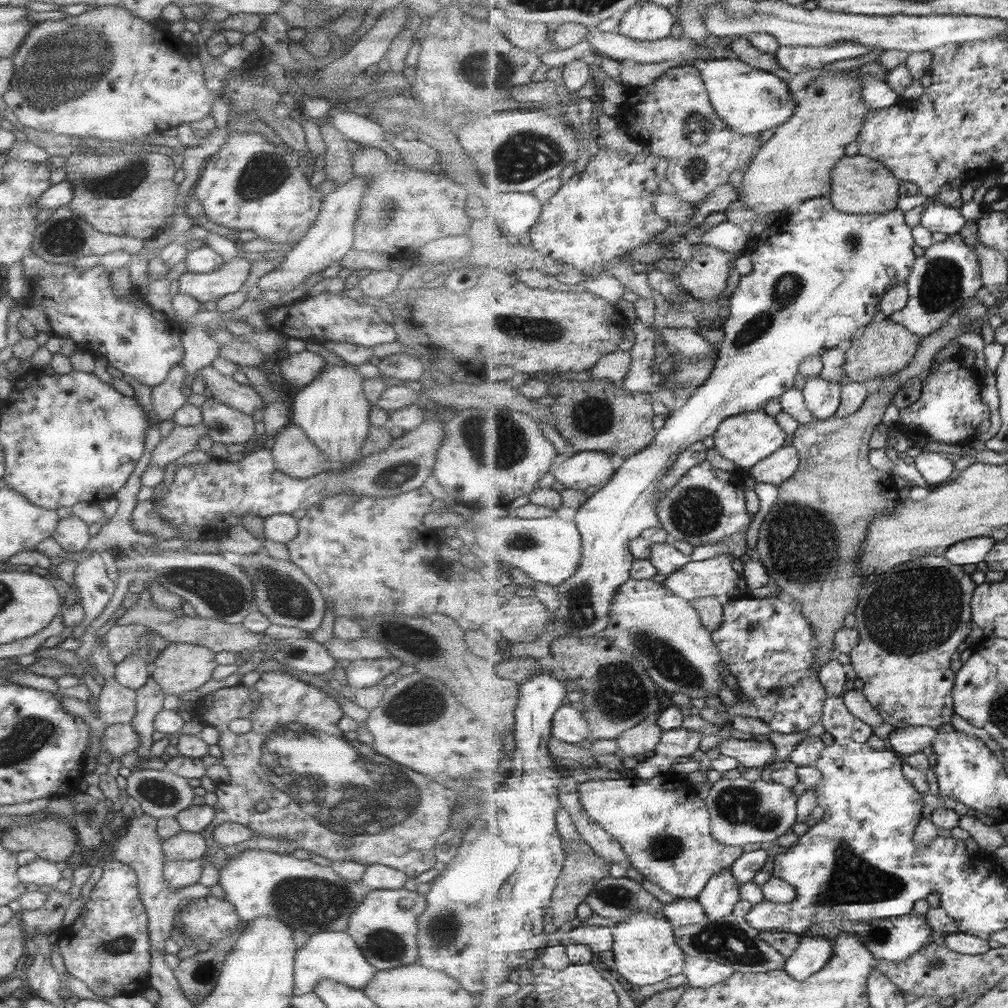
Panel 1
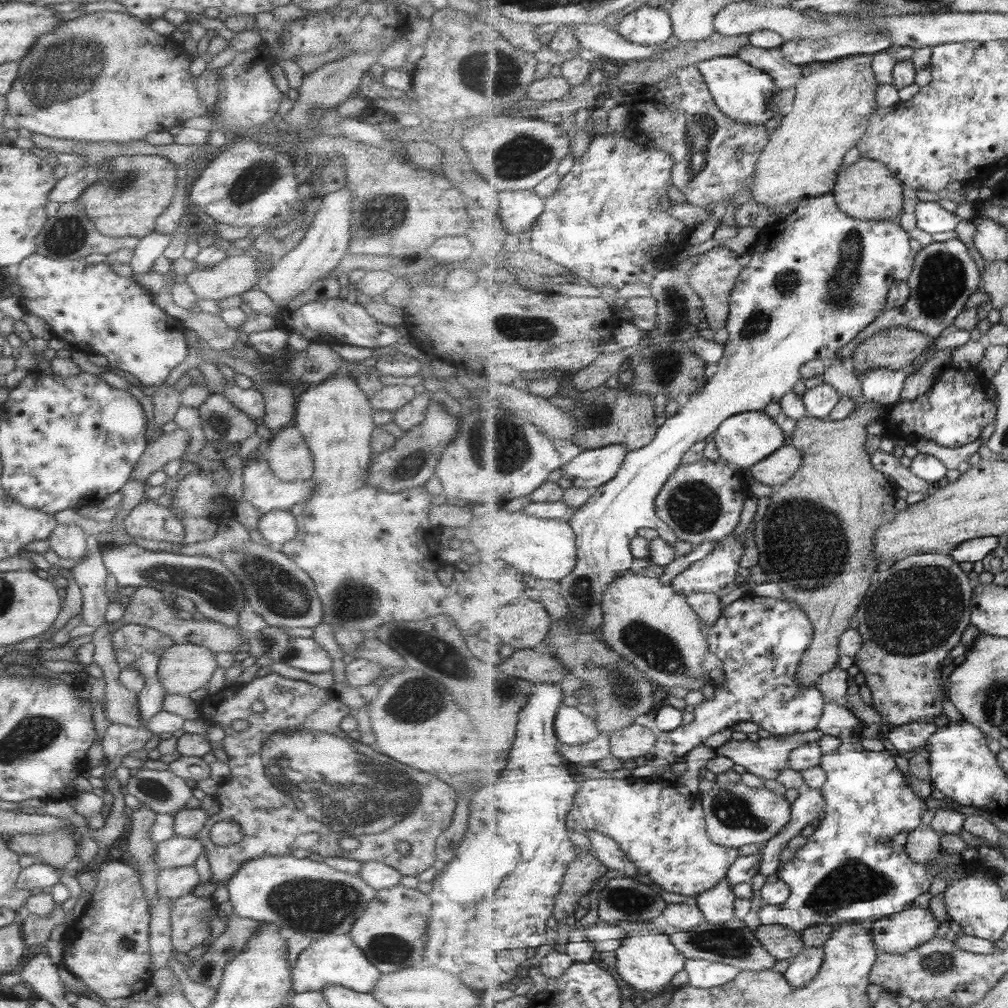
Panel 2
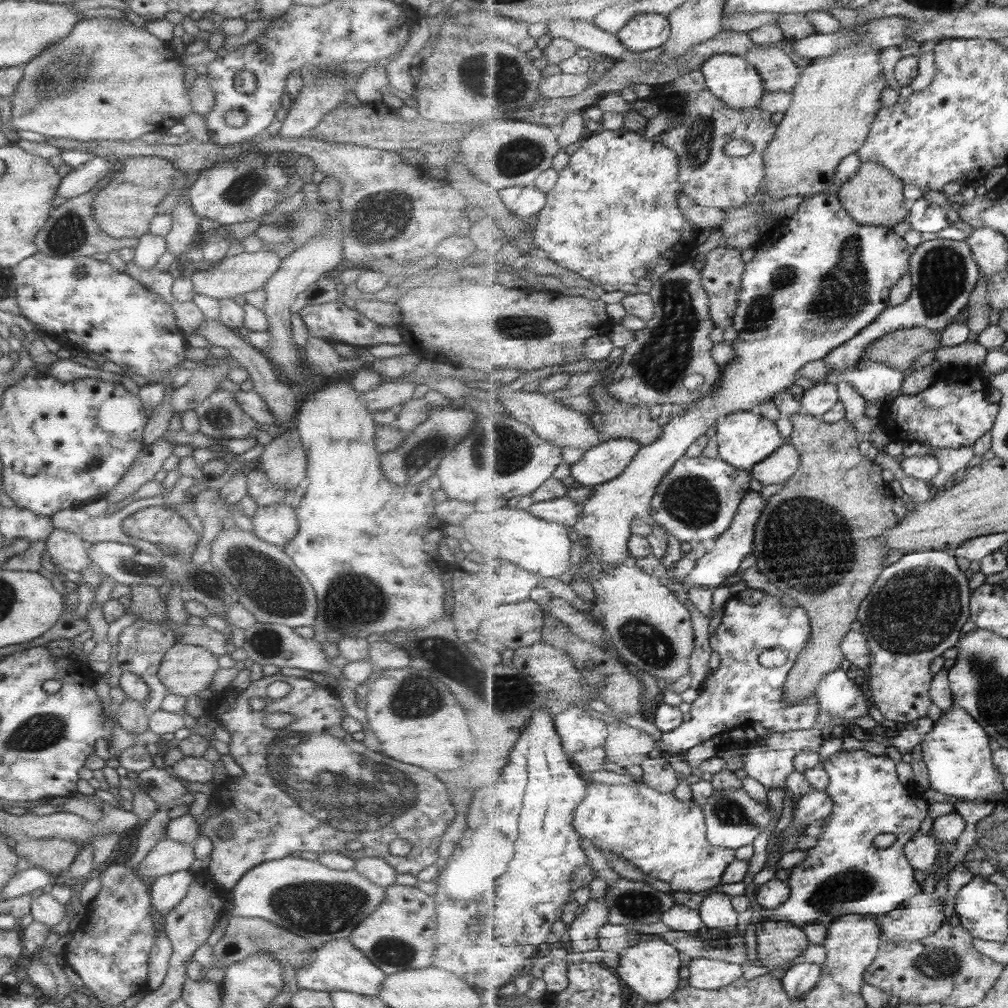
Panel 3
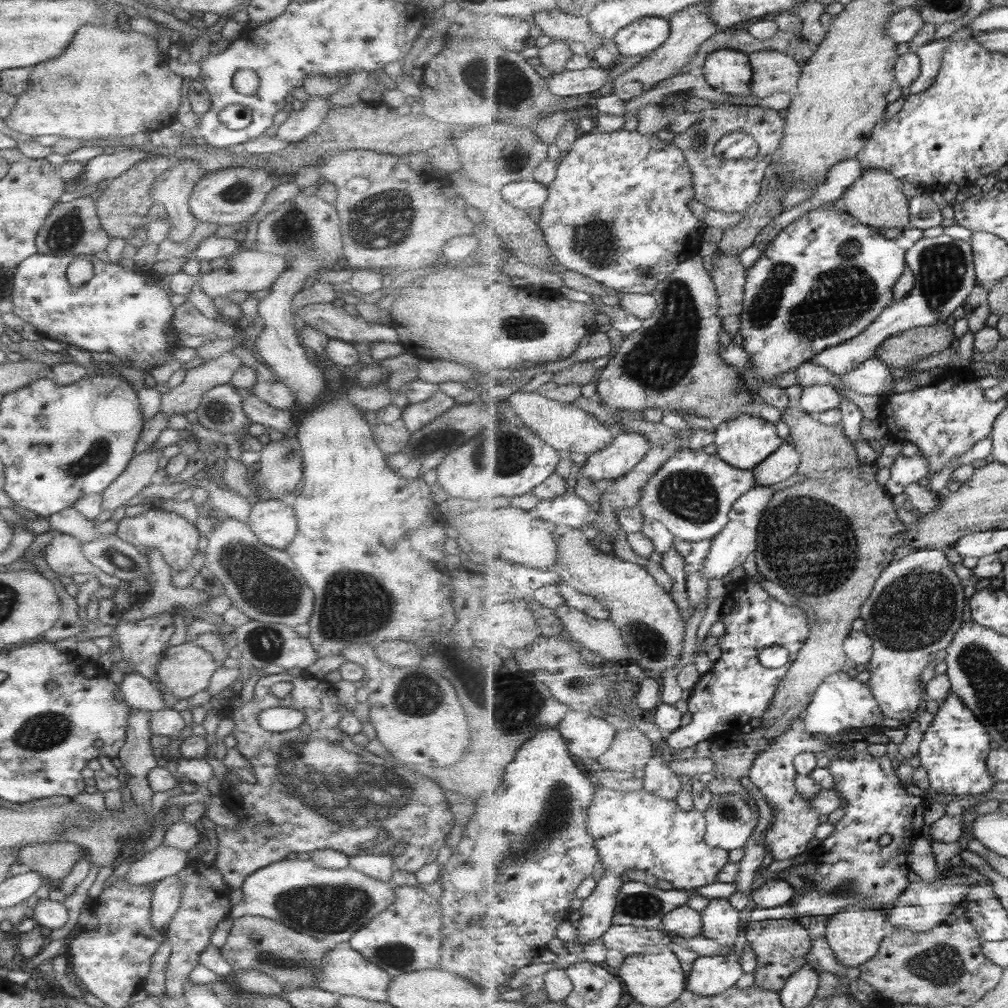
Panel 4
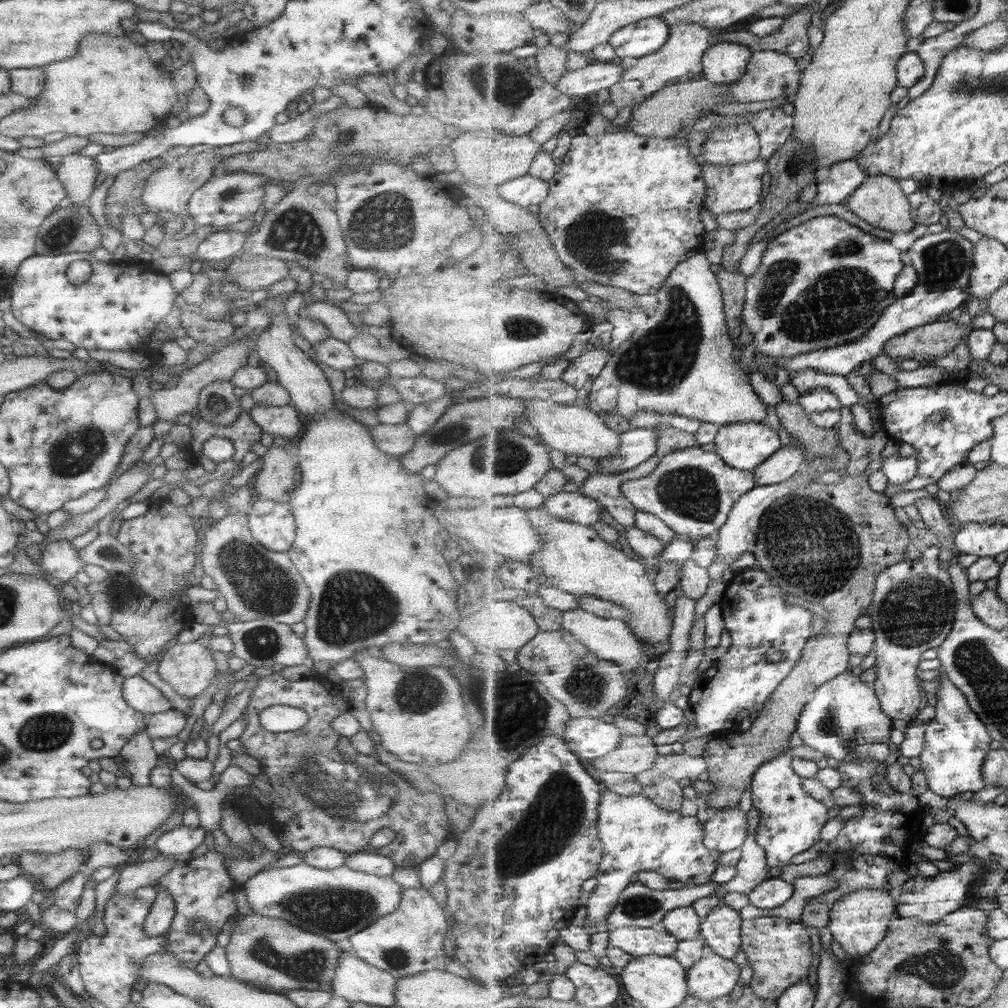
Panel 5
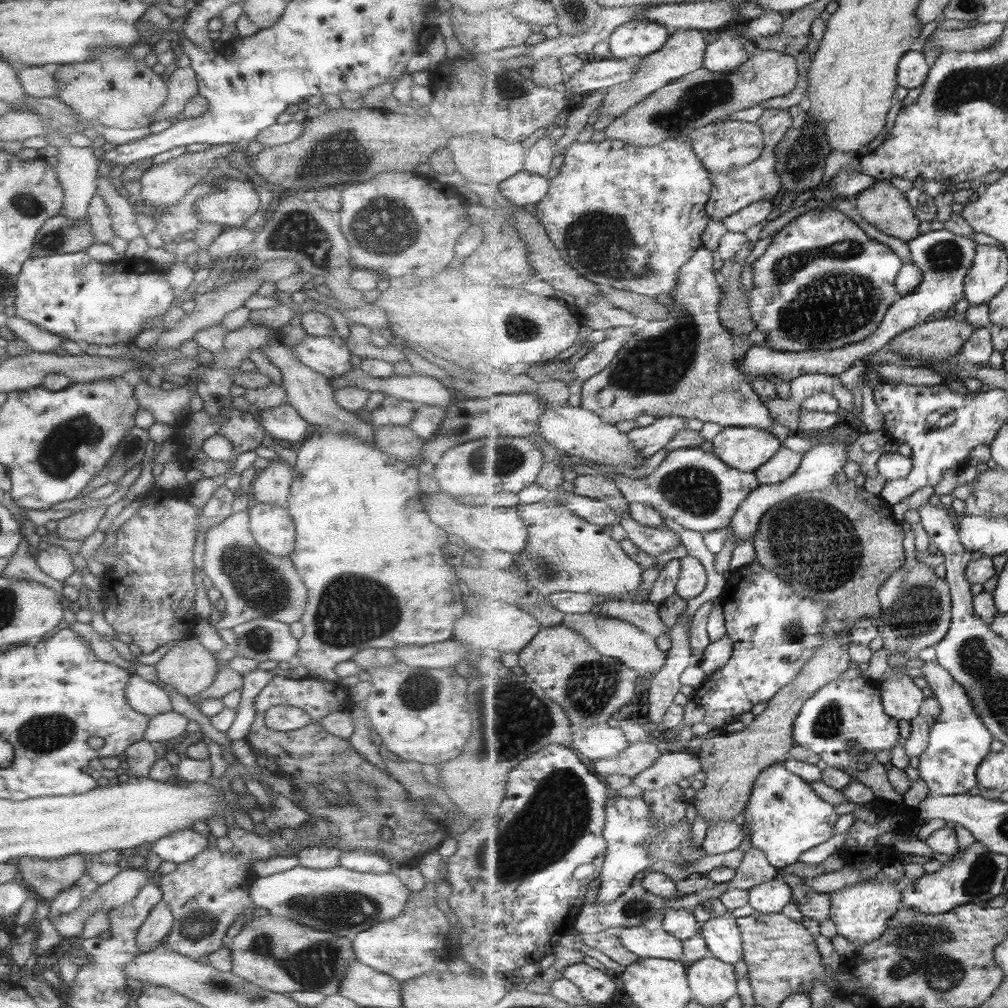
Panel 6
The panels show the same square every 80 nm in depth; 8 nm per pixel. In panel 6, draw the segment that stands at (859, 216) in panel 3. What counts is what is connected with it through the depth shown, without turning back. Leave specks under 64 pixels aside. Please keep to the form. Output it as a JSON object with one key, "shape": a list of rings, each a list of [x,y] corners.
{"shape":[[[878,180],[878,183],[856,196],[853,202],[860,216],[881,232],[898,238],[906,243],[921,235],[921,219],[915,214],[915,209],[906,197],[888,180]]]}

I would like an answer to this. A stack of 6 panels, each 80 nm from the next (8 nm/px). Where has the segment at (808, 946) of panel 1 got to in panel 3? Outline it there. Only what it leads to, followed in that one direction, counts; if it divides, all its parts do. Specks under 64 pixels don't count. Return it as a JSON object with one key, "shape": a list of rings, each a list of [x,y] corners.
{"shape":[[[797,964],[790,968],[790,971],[783,977],[783,987],[789,992],[789,997],[799,999],[805,997],[807,992],[814,990],[821,981],[823,967],[819,964]]]}

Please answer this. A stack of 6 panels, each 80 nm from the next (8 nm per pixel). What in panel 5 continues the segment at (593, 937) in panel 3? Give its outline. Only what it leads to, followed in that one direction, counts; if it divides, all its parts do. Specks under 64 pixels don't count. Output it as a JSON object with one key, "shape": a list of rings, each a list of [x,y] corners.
{"shape":[[[607,789],[602,792],[602,802],[598,811],[598,831],[604,846],[604,855],[601,870],[596,876],[598,883],[585,905],[587,910],[585,927],[589,935],[611,930],[607,922],[608,914],[617,906],[624,889],[635,882],[638,872],[655,871],[669,880],[676,878],[681,883],[703,885],[712,881],[713,873],[720,867],[717,860],[721,852],[707,848],[704,843],[704,826],[695,816],[683,816],[678,810],[675,812],[666,810],[643,794],[624,796]]]}

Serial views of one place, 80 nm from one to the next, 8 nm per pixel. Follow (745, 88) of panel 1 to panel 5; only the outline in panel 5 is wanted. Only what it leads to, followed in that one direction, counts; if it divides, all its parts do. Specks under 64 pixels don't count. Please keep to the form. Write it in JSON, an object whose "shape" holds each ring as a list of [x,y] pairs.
{"shape":[[[721,42],[711,46],[702,64],[708,79],[721,86],[733,86],[747,72],[753,50],[743,44]]]}

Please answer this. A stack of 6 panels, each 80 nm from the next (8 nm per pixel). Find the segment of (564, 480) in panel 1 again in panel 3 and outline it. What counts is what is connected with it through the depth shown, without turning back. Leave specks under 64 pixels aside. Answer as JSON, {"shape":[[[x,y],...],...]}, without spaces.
{"shape":[[[630,438],[607,439],[585,452],[580,460],[570,466],[571,476],[579,486],[599,488],[611,480],[616,480],[631,465],[633,458],[641,451],[642,444]]]}

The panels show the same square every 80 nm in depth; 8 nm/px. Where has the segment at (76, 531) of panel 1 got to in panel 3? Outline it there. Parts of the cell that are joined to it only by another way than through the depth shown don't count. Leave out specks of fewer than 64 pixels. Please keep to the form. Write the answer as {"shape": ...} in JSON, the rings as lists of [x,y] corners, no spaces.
{"shape":[[[53,529],[44,541],[44,549],[49,554],[50,562],[69,572],[82,572],[90,566],[86,547],[81,539],[67,532]]]}

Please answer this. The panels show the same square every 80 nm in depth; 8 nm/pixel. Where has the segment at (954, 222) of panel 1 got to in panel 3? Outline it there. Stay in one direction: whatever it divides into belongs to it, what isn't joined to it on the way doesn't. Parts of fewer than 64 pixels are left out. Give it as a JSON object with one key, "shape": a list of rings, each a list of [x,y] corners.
{"shape":[[[922,196],[910,208],[909,222],[911,228],[919,233],[939,233],[953,225],[953,222],[947,216],[946,208],[942,208],[939,204]]]}

